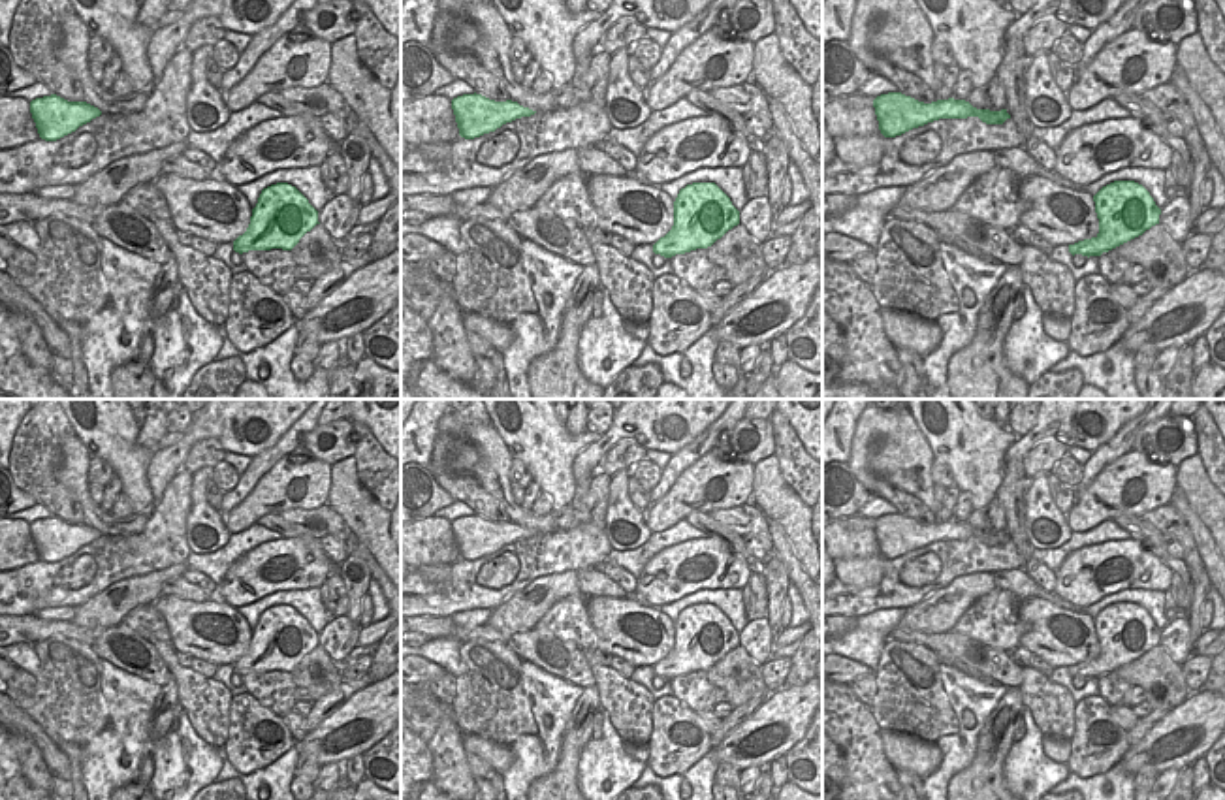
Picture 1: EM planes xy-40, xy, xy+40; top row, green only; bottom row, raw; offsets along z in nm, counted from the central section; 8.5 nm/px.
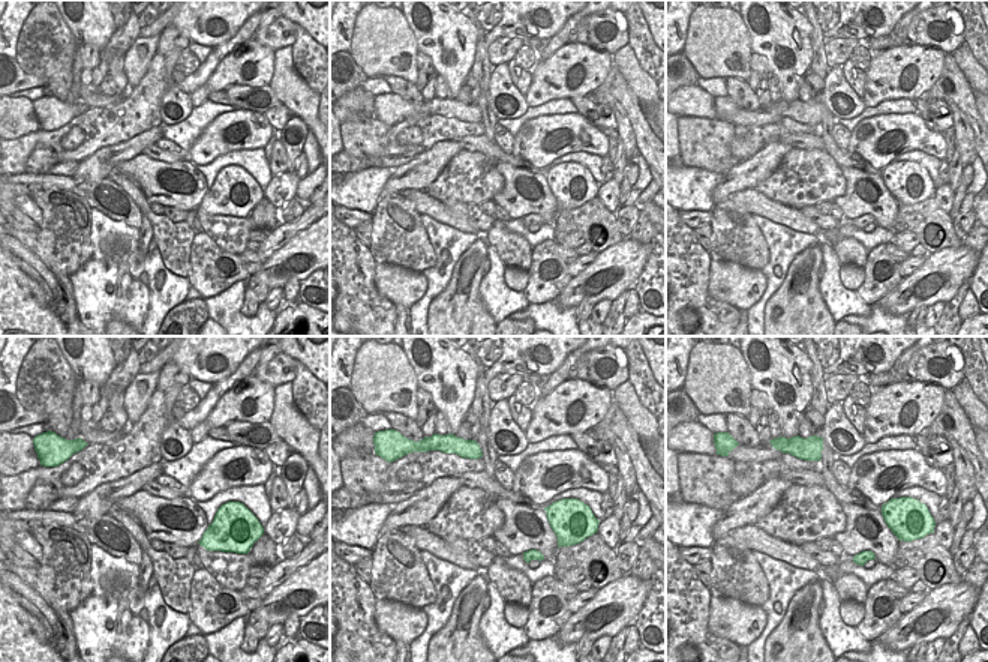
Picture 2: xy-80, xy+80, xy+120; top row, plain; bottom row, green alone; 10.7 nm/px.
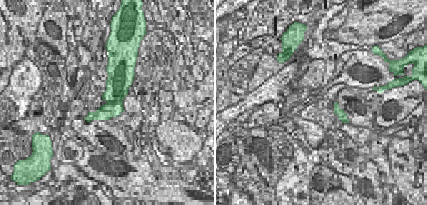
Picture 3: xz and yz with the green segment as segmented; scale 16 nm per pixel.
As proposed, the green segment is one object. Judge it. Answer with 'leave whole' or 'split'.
leave whole

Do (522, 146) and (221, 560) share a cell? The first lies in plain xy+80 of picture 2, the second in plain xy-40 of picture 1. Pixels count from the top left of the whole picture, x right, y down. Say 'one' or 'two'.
two

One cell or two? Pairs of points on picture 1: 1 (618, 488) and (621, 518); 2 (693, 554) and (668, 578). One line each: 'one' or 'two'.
1: one
2: one

